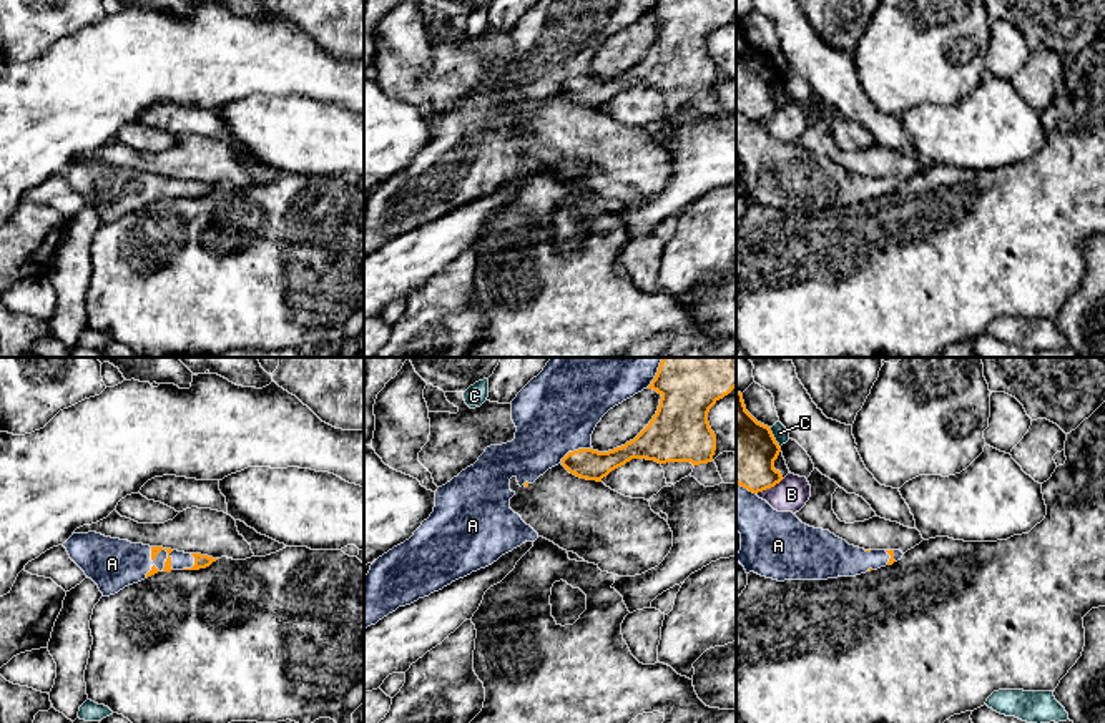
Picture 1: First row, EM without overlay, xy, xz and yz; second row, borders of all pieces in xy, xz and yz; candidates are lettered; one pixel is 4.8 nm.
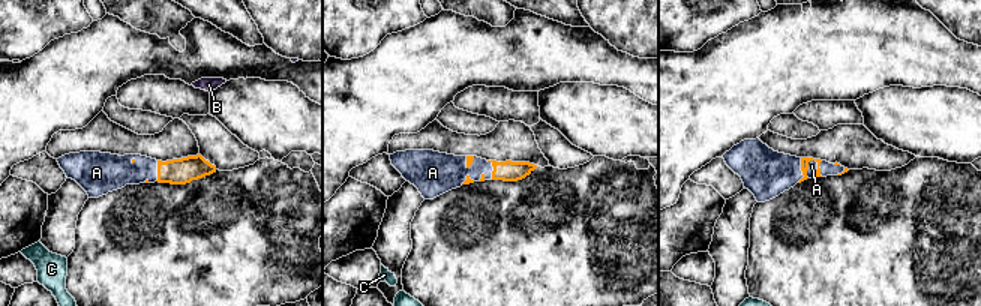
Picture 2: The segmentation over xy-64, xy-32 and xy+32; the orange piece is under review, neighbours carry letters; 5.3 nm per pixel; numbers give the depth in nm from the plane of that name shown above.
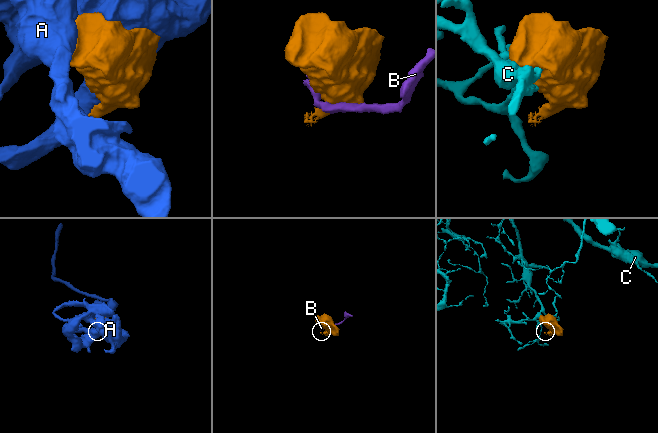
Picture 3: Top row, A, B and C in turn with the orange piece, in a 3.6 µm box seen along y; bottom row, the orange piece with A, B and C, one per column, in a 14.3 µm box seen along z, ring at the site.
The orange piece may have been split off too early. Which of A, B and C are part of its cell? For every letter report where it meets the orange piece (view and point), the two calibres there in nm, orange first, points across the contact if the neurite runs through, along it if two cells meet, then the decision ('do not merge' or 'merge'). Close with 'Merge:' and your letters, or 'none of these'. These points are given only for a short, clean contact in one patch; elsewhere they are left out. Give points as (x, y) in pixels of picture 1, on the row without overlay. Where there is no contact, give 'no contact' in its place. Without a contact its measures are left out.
A: contact xz (575, 78); calibres 150 and 400 nm; merge
B: contact yz (770, 115); calibres 340 and 160 nm; do not merge
C: contact yz (773, 65); calibres 340 and 70 nm; do not merge
Merge: A

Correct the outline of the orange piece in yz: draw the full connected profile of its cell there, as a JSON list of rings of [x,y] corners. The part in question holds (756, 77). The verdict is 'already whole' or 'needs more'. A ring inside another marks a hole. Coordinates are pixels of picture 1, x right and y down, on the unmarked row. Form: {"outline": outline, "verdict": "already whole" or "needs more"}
{"outline": [[[736,20],[736,158],[741,161],[741,178],[736,188],[746,201],[754,199],[778,209],[828,208],[856,204],[877,198],[902,186],[901,178],[864,178],[849,173],[829,158],[803,151],[793,140],[778,140],[756,121],[783,108],[774,88],[781,80],[771,55],[758,50],[748,38],[743,22]]], "verdict": "needs more"}

